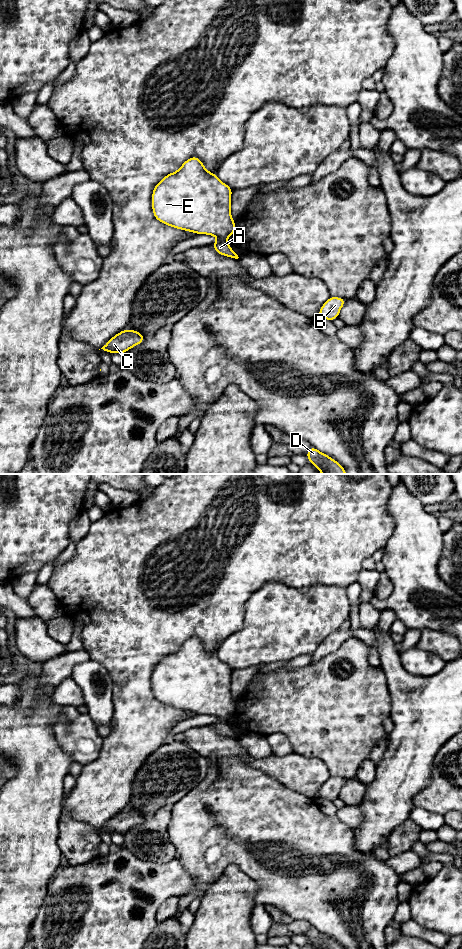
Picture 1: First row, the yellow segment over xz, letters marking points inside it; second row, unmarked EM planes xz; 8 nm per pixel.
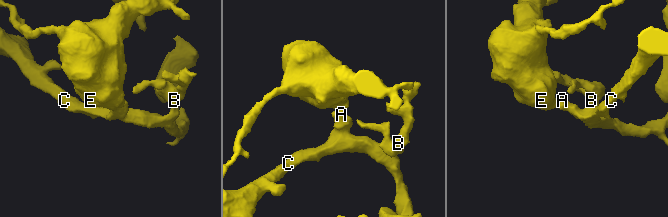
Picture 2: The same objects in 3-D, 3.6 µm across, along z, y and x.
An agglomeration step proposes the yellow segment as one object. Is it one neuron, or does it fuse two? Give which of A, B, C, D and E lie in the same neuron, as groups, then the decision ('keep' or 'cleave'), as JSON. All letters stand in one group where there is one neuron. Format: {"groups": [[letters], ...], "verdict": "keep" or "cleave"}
{"groups": [["A", "B", "C", "D"], ["E"]], "verdict": "cleave"}

